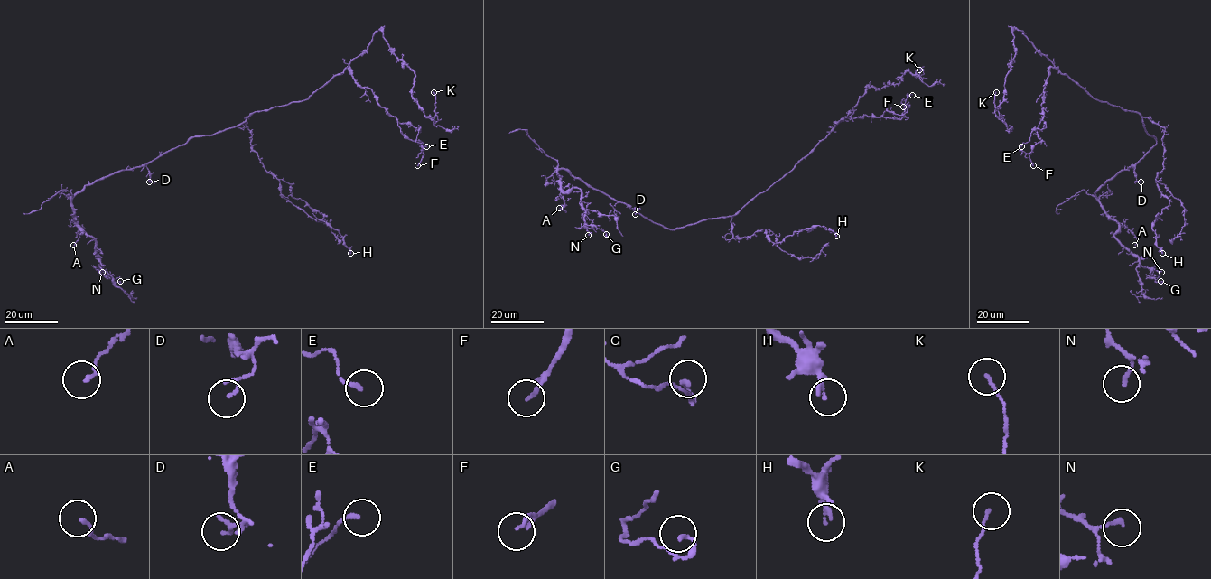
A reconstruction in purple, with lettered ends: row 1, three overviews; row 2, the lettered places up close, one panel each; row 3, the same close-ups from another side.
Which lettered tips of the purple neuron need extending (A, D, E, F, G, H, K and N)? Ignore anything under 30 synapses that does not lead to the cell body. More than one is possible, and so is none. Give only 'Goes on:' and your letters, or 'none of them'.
Goes on: none of them

